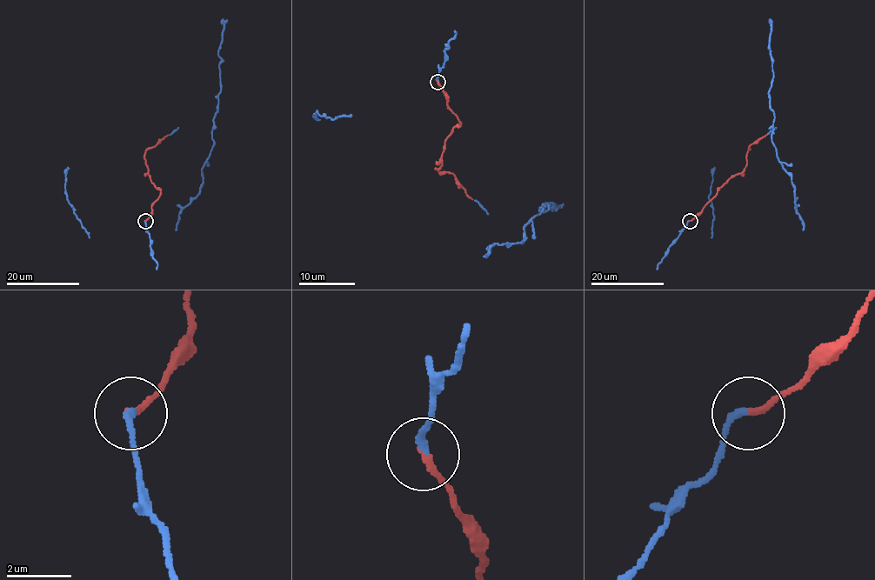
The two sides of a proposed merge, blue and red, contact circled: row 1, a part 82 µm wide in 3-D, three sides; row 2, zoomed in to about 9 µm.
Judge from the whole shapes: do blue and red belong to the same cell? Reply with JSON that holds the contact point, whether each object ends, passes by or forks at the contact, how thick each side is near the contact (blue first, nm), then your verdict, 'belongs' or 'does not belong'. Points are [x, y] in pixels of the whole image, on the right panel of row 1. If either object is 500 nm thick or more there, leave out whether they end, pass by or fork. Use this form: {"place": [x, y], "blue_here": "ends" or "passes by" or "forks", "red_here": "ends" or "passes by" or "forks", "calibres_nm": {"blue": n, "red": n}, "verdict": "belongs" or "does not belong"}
{"place": [690, 221], "blue_here": "ends", "red_here": "ends", "calibres_nm": {"blue": 240, "red": 180}, "verdict": "belongs"}

